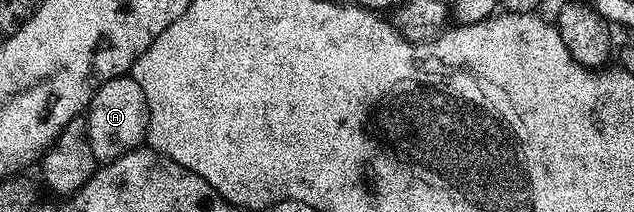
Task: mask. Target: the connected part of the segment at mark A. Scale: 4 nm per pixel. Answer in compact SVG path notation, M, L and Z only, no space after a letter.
M115 75L109 81L104 81L95 91L95 95L89 98L87 110L87 135L91 143L91 151L95 151L95 159L98 163L108 163L127 155L132 149L140 149L146 144L149 131L149 108L147 99L143 95L143 87L135 83L132 75Z

